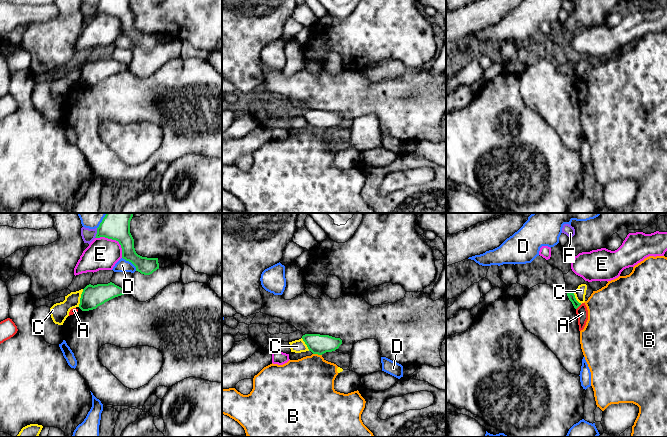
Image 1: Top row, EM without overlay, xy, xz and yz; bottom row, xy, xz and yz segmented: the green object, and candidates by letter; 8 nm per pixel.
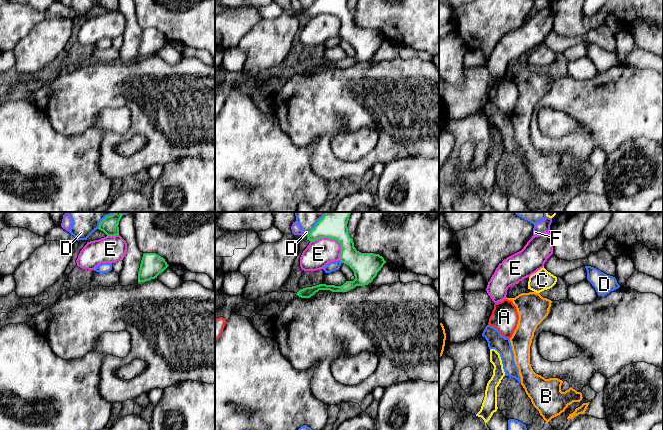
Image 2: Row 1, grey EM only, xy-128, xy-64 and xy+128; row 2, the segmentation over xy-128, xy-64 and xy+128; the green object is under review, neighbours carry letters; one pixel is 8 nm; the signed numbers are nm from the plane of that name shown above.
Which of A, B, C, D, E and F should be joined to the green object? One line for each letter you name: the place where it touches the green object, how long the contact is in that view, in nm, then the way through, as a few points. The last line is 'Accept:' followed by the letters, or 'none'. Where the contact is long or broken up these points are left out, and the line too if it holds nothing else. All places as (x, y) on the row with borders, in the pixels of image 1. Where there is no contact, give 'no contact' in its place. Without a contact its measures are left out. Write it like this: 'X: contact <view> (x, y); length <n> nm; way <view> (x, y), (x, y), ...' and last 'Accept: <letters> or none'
Accept: none

